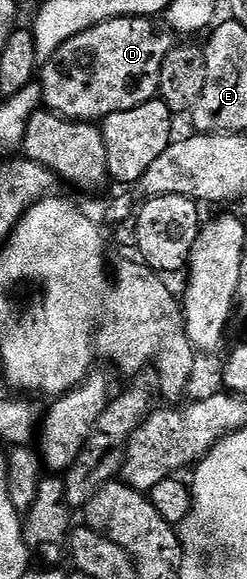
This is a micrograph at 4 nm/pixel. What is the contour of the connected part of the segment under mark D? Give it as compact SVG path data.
M115 17L62 43L55 55L43 62L38 73L38 81L46 94L47 108L61 117L69 117L71 121L96 123L118 111L130 111L153 100L160 92L162 63L173 47L174 37L168 31L159 33L152 24L146 17Z

